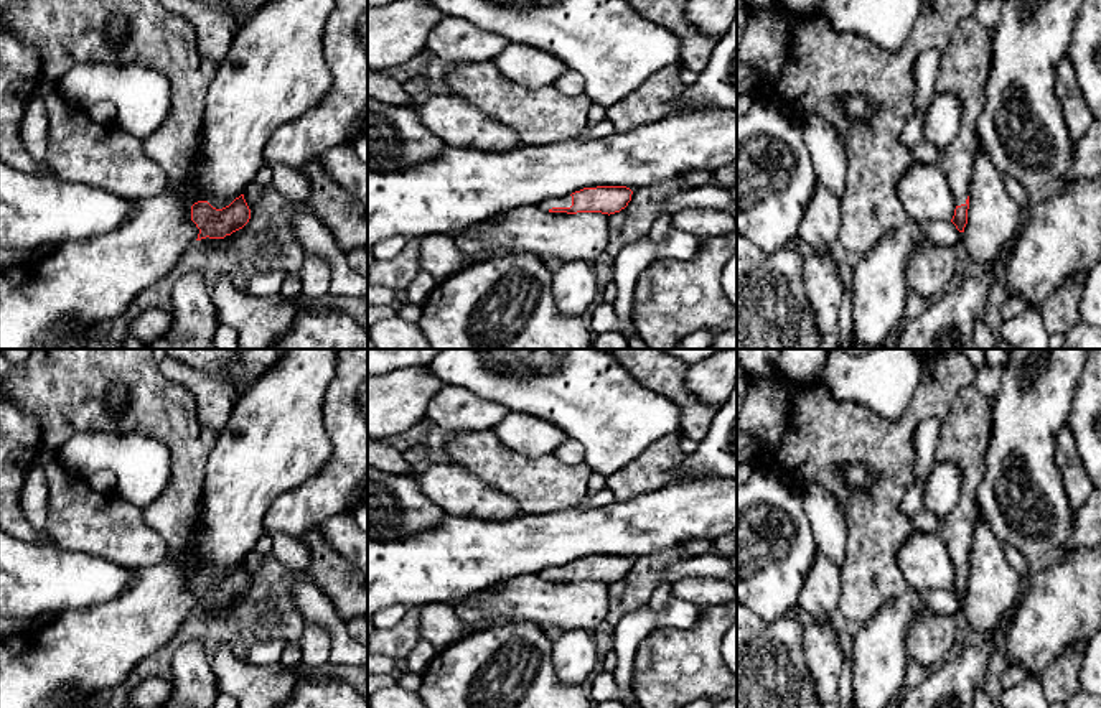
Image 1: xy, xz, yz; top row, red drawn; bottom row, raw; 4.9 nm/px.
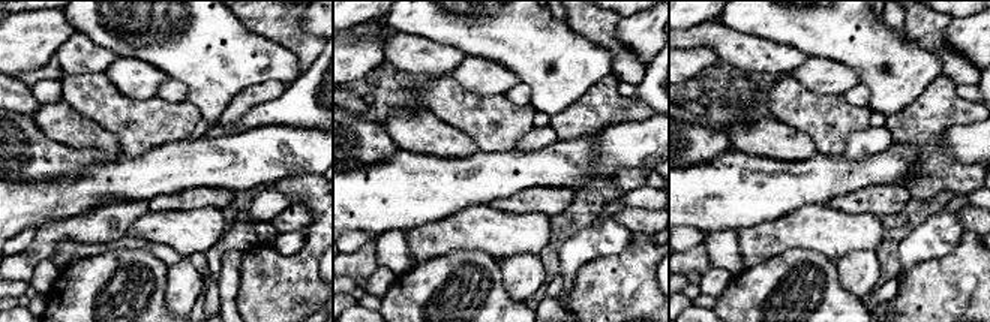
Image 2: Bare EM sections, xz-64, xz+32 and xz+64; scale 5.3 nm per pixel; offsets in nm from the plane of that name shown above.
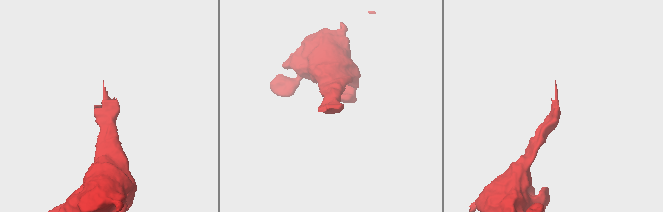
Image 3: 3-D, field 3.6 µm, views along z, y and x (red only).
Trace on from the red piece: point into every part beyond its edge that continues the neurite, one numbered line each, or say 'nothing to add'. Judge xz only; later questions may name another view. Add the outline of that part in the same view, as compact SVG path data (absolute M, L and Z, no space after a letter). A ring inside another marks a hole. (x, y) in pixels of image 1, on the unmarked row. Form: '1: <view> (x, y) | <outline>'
1: xz (566, 570) | M562 565L562 566L549 566L539 571L541 580L549 580L552 576L570 576L572 575L572 565Z

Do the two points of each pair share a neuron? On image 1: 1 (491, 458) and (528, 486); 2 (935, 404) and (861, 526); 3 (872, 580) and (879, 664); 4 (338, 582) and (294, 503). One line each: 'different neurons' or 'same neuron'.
1: same neuron
2: same neuron
3: different neurons
4: different neurons

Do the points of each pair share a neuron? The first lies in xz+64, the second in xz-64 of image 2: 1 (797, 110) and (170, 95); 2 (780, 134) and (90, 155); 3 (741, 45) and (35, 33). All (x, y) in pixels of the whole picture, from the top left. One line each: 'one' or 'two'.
1: two
2: two
3: two

